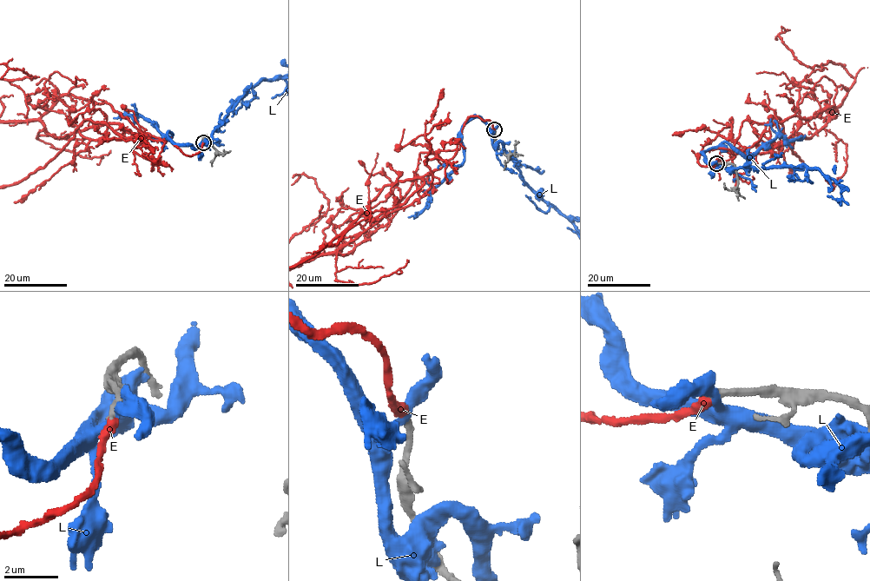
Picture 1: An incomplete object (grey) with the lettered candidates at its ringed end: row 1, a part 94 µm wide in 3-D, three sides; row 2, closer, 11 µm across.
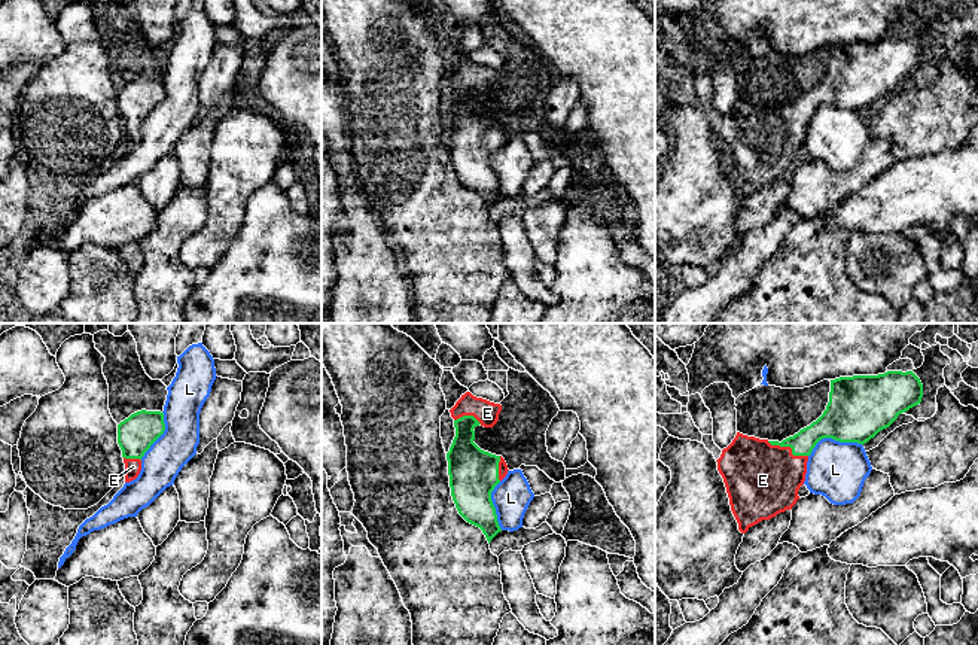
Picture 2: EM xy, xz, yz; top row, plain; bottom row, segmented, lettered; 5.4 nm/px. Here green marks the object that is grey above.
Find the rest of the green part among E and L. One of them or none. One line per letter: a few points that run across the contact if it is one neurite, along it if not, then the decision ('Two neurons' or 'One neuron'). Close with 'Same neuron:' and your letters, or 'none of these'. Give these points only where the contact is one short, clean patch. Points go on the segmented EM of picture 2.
E: One neuron
L: Two neurons
Same neuron: E

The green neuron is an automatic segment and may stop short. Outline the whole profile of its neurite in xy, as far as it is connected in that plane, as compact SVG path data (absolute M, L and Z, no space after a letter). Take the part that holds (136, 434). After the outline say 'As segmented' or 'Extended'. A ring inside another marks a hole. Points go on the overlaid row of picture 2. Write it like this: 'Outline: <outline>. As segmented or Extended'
Outline: M141 410L118 425L118 444L125 463L125 483L138 477L141 457L164 430L164 413L161 411Z. Extended

